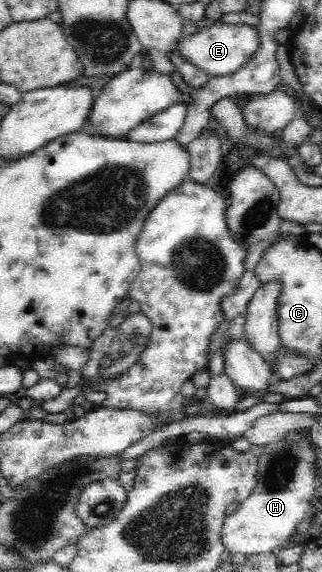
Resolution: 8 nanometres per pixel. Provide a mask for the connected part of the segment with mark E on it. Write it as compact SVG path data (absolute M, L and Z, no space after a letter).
M217 23L210 27L200 28L197 32L186 37L181 37L175 45L179 55L199 67L211 76L226 76L235 73L252 58L260 45L260 36L257 26L248 24L225 24Z

